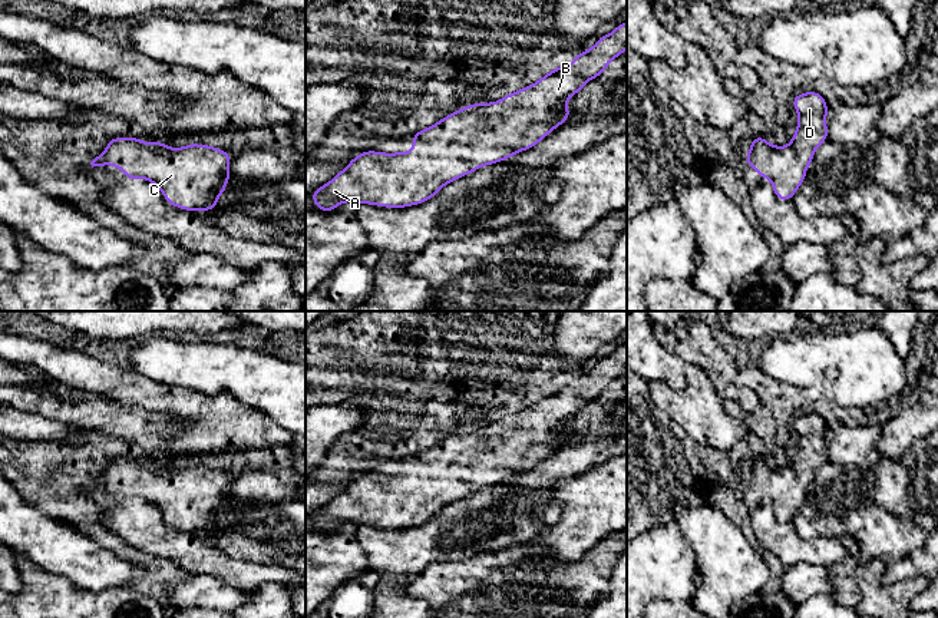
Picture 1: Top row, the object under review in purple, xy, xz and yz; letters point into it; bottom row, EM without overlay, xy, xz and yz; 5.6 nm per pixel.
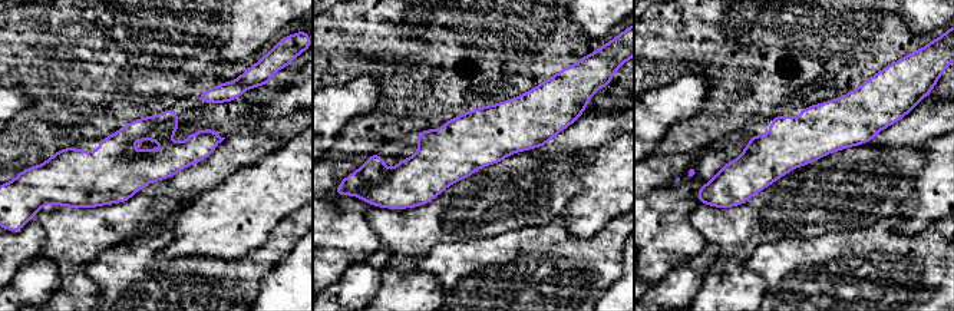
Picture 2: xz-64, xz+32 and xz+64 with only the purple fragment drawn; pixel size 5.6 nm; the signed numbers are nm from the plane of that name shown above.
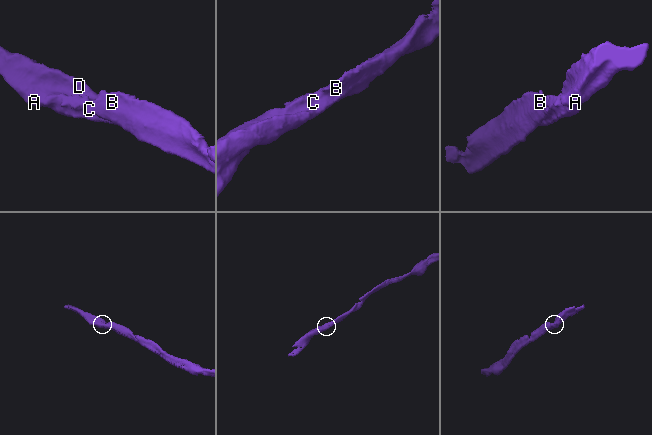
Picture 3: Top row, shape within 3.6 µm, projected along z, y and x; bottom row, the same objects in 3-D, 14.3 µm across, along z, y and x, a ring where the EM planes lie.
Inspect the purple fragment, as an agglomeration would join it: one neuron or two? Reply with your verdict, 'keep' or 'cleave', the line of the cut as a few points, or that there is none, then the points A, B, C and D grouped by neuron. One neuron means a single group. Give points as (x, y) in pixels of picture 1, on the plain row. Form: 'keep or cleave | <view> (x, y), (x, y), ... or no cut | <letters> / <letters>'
keep | no cut | A B C D

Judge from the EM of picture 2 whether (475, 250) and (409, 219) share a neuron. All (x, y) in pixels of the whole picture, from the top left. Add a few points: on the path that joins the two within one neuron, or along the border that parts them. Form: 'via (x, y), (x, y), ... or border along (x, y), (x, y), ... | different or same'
border along (487, 235), (466, 240), (444, 240), (425, 257) | different

